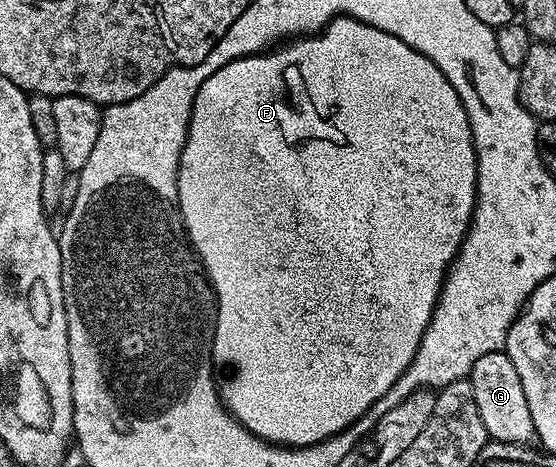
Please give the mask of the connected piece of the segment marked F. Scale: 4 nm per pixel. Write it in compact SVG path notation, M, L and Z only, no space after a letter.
M336 16L329 20L325 28L317 34L307 34L301 38L291 39L285 46L258 52L254 56L241 56L238 60L220 66L220 70L216 70L216 74L204 78L204 86L200 86L194 99L188 134L178 163L178 215L182 217L185 239L194 249L197 259L206 273L206 279L210 281L214 289L216 319L210 355L213 367L216 369L218 398L227 412L235 420L240 421L256 438L267 440L269 444L301 450L318 444L321 440L328 439L329 436L340 434L345 428L353 426L372 405L380 402L380 398L384 398L384 394L388 394L388 390L392 390L392 386L400 378L400 374L404 374L404 370L408 370L408 366L414 361L414 355L418 353L420 346L420 338L424 338L424 330L434 313L434 307L438 301L438 291L441 290L442 283L446 281L446 272L453 260L457 258L466 232L470 229L470 219L477 201L478 163L472 138L472 126L468 122L464 102L460 102L456 90L452 90L452 82L448 82L448 78L444 78L444 74L440 74L440 66L436 66L436 62L432 62L412 46L400 42L400 38L396 38L384 30L376 30L376 26L368 26L351 16Z

